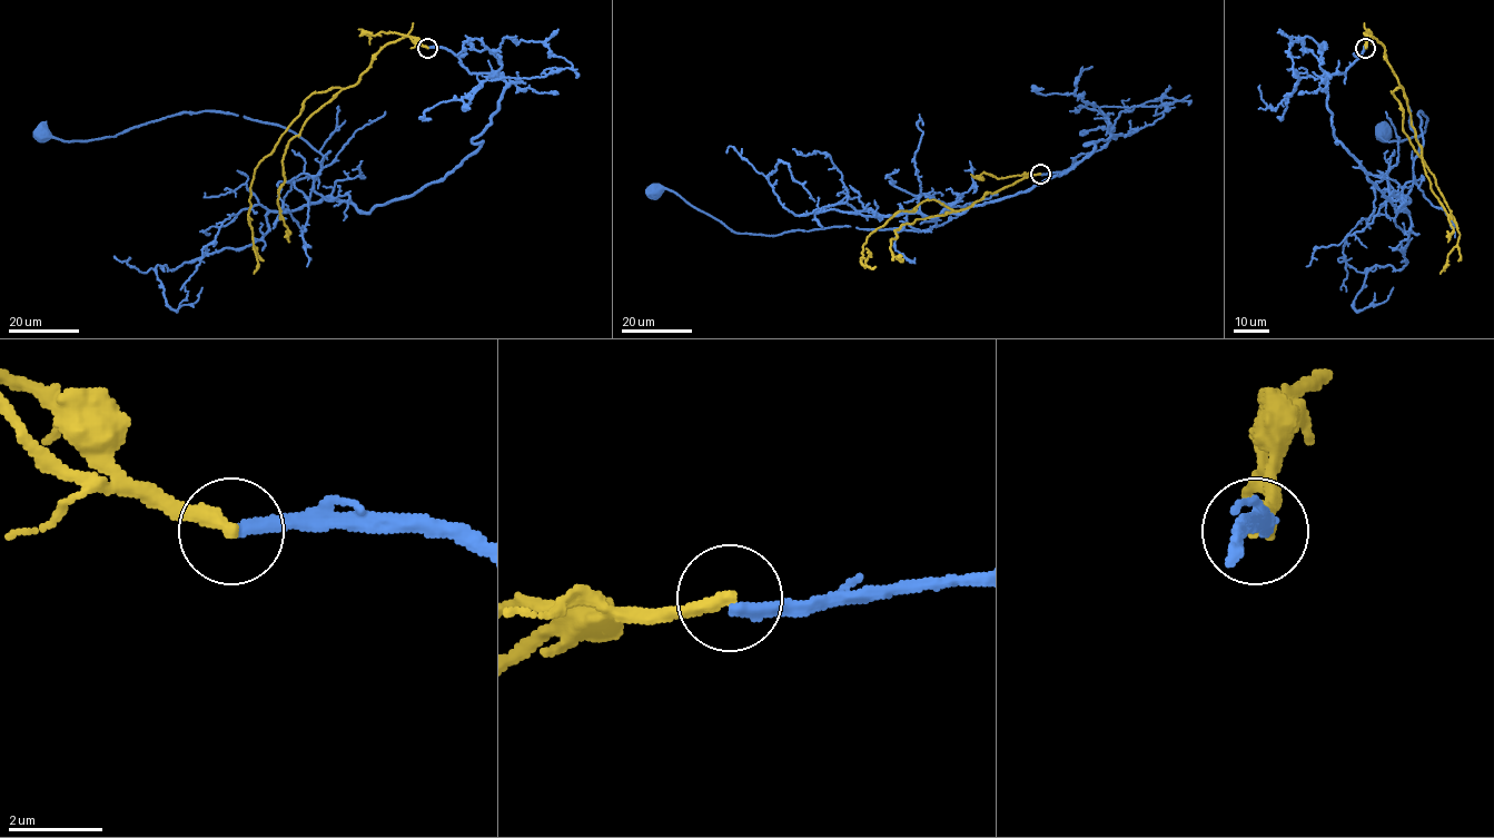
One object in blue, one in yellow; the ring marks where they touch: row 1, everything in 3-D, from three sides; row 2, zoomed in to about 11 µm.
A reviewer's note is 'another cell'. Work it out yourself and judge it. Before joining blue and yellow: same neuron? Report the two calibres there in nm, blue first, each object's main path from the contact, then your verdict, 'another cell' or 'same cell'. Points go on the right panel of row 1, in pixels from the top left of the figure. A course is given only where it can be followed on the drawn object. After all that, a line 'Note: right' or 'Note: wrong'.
calibres 260 and 320 nm; course blue (1366, 47), (1329, 77), (1327, 109), (1336, 141), (1396, 212), (1427, 117), (1420, 136), (1382, 131); course yellow (1365, 47), (1373, 37), (1385, 50), (1403, 88), (1392, 92), (1403, 130), (1460, 237), (1441, 274); another cell
Note: right

